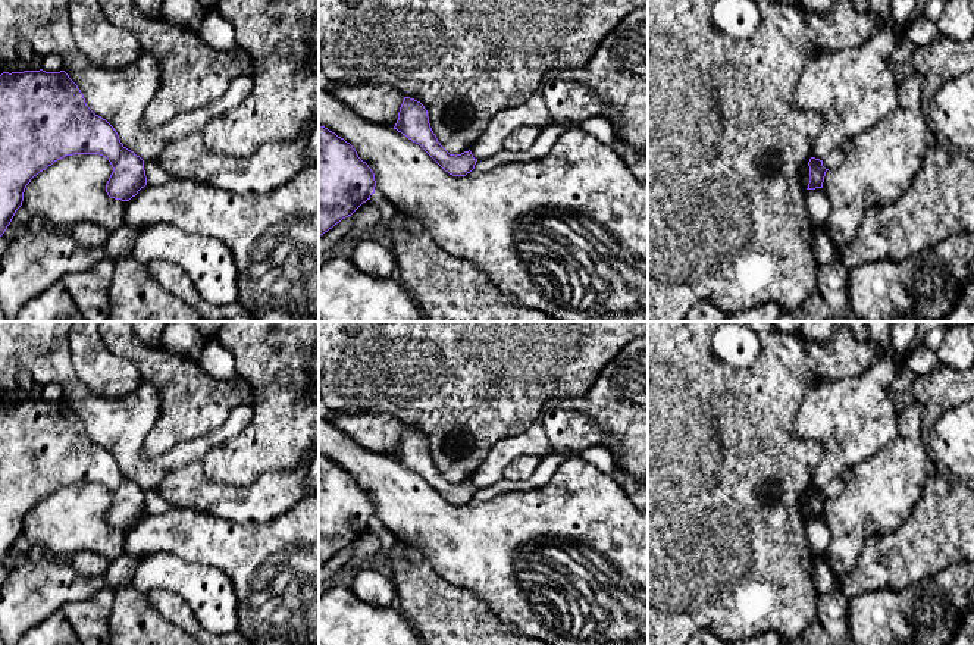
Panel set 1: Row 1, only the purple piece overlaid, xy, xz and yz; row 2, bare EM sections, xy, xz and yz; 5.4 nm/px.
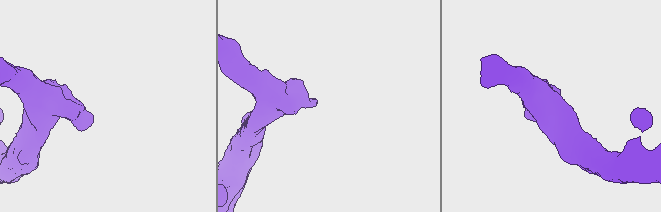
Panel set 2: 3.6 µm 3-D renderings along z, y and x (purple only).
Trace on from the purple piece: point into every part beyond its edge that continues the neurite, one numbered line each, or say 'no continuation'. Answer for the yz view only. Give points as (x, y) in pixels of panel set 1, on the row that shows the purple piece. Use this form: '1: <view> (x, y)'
no continuation

